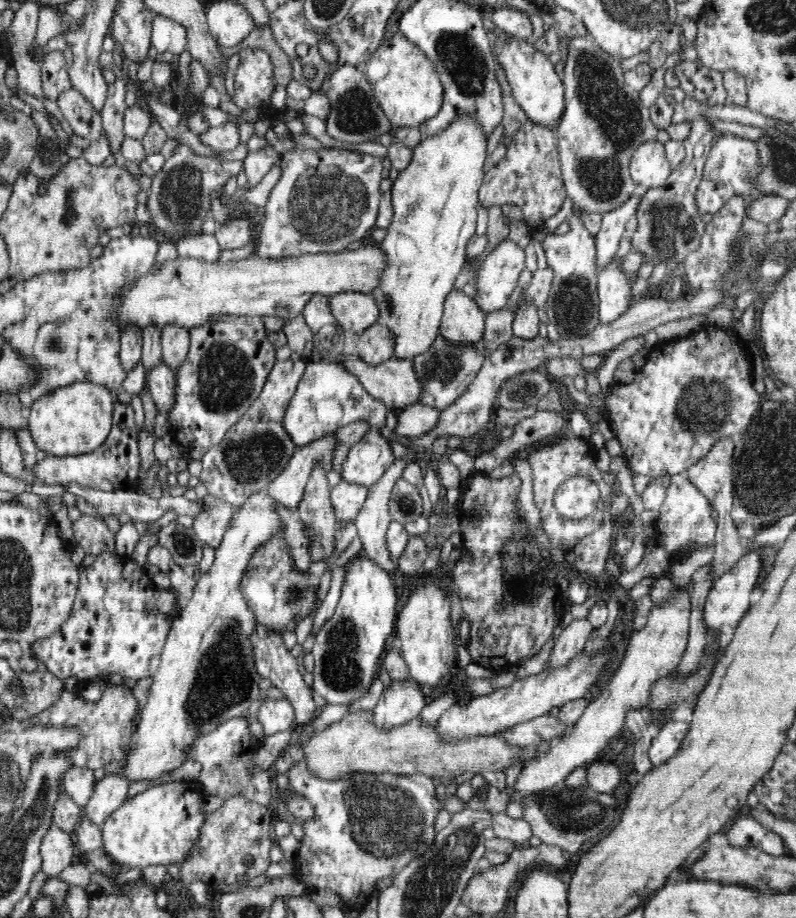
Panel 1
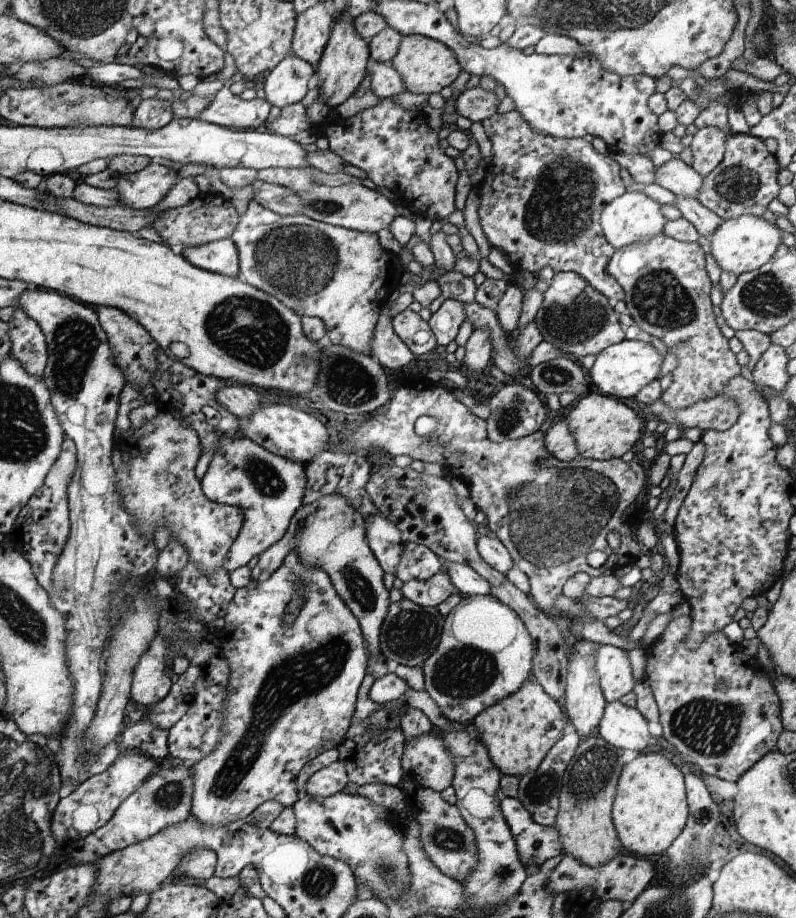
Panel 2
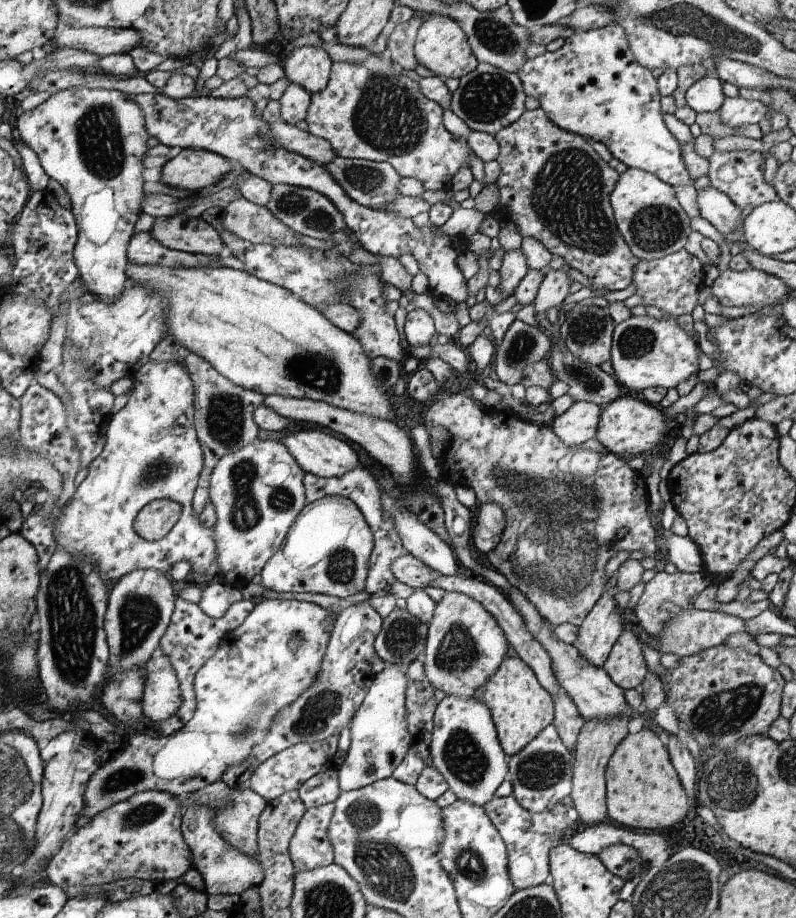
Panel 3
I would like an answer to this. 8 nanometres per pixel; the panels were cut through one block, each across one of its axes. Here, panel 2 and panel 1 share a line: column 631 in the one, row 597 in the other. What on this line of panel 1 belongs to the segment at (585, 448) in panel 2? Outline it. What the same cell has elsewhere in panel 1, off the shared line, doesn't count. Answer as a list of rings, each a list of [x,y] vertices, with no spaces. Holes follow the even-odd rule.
[[[418,584],[395,620],[394,638],[400,638],[399,648],[408,665],[409,674],[421,686],[427,684],[433,687],[440,682],[456,664],[456,658],[459,656],[454,647],[450,602],[448,594],[442,590],[442,585]]]

